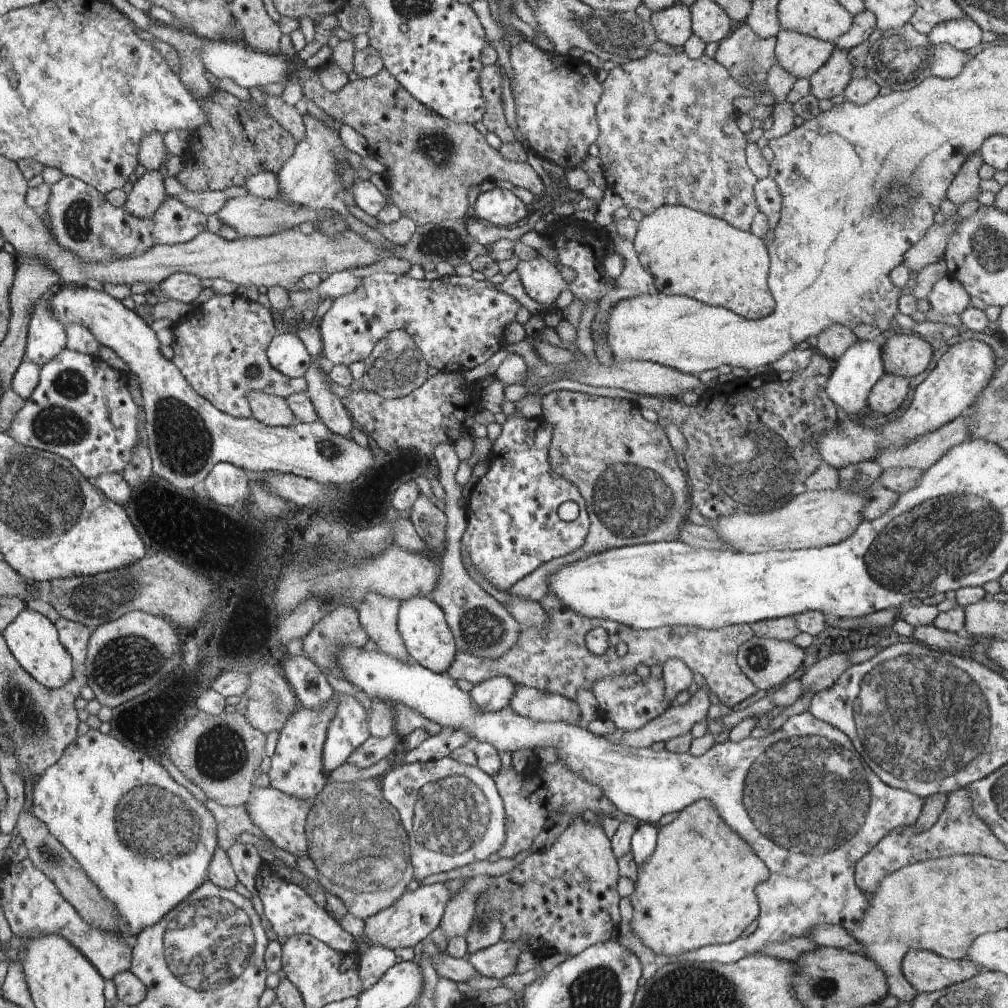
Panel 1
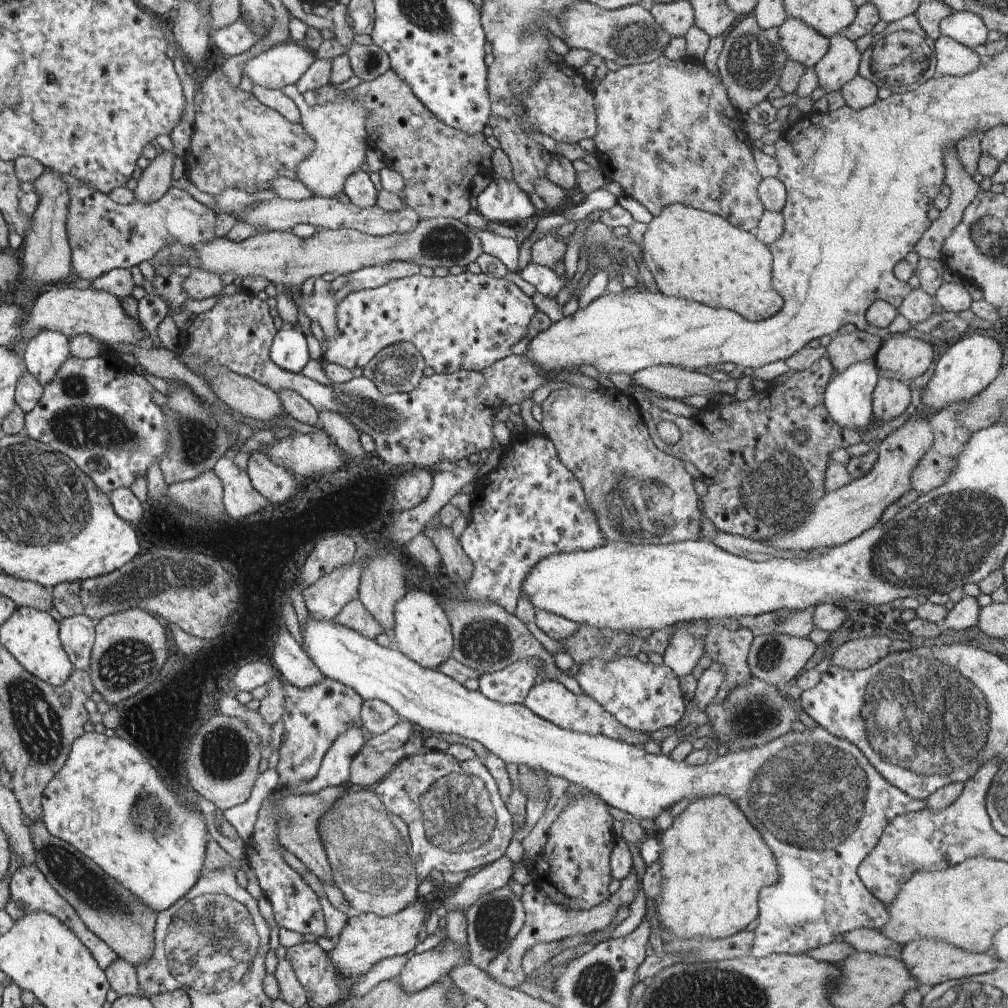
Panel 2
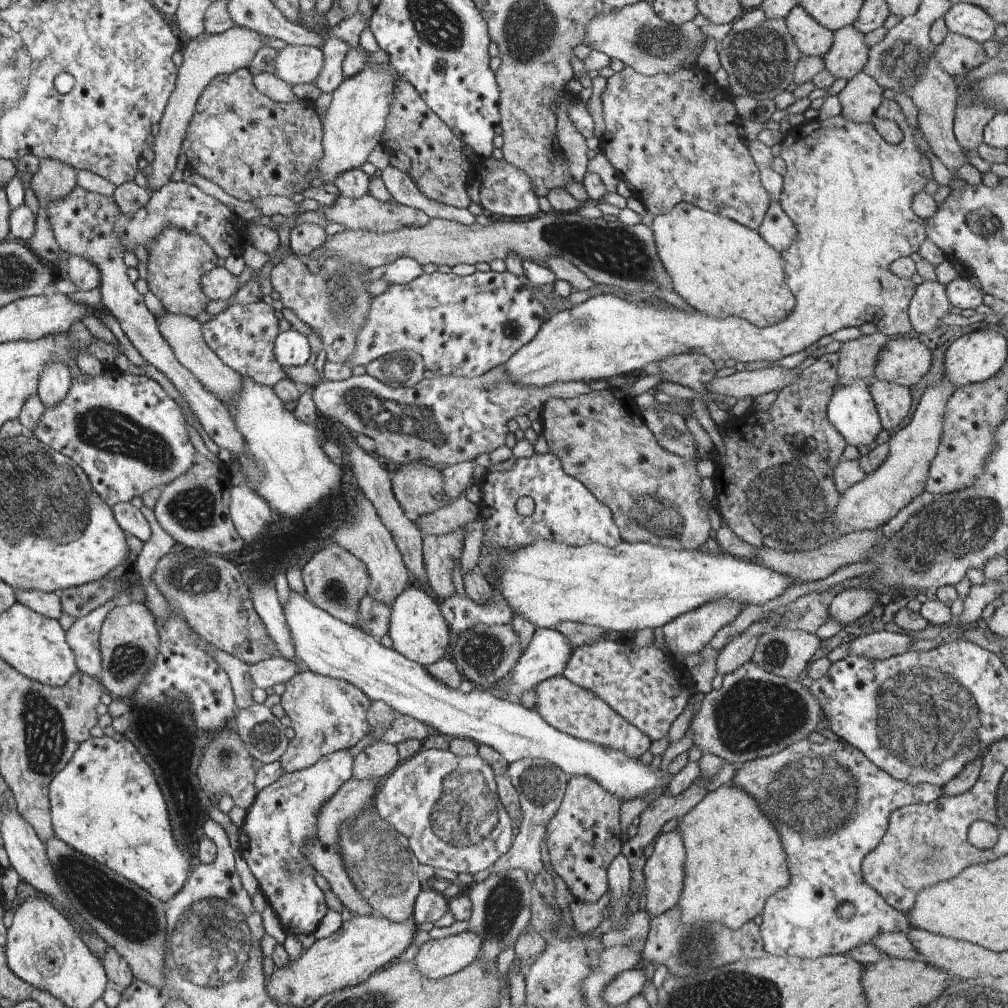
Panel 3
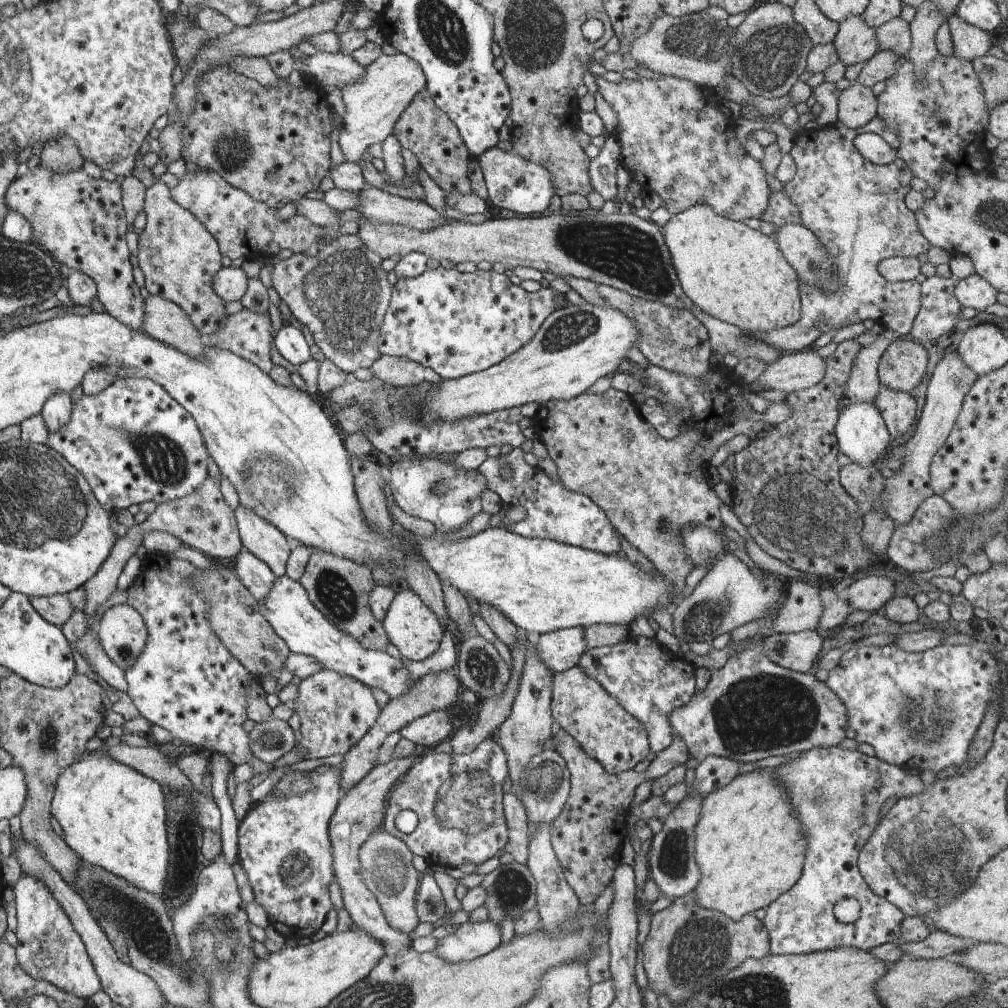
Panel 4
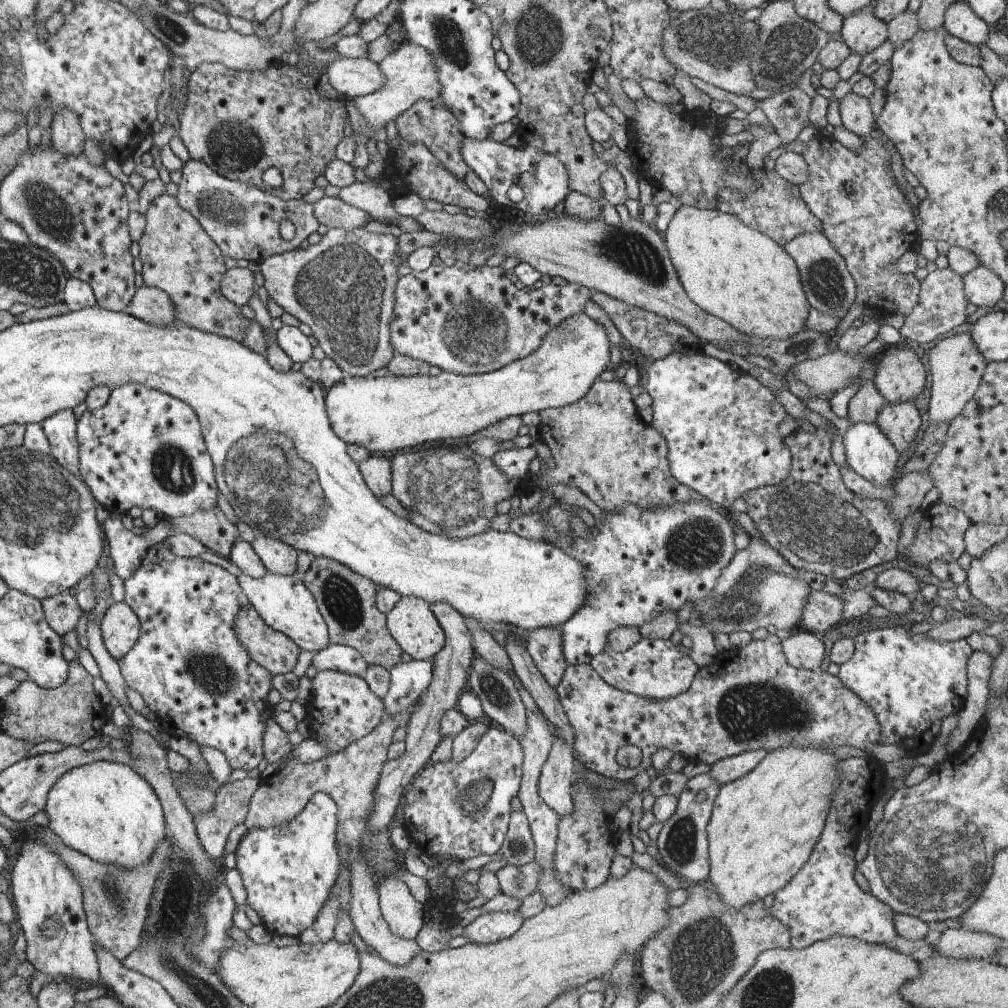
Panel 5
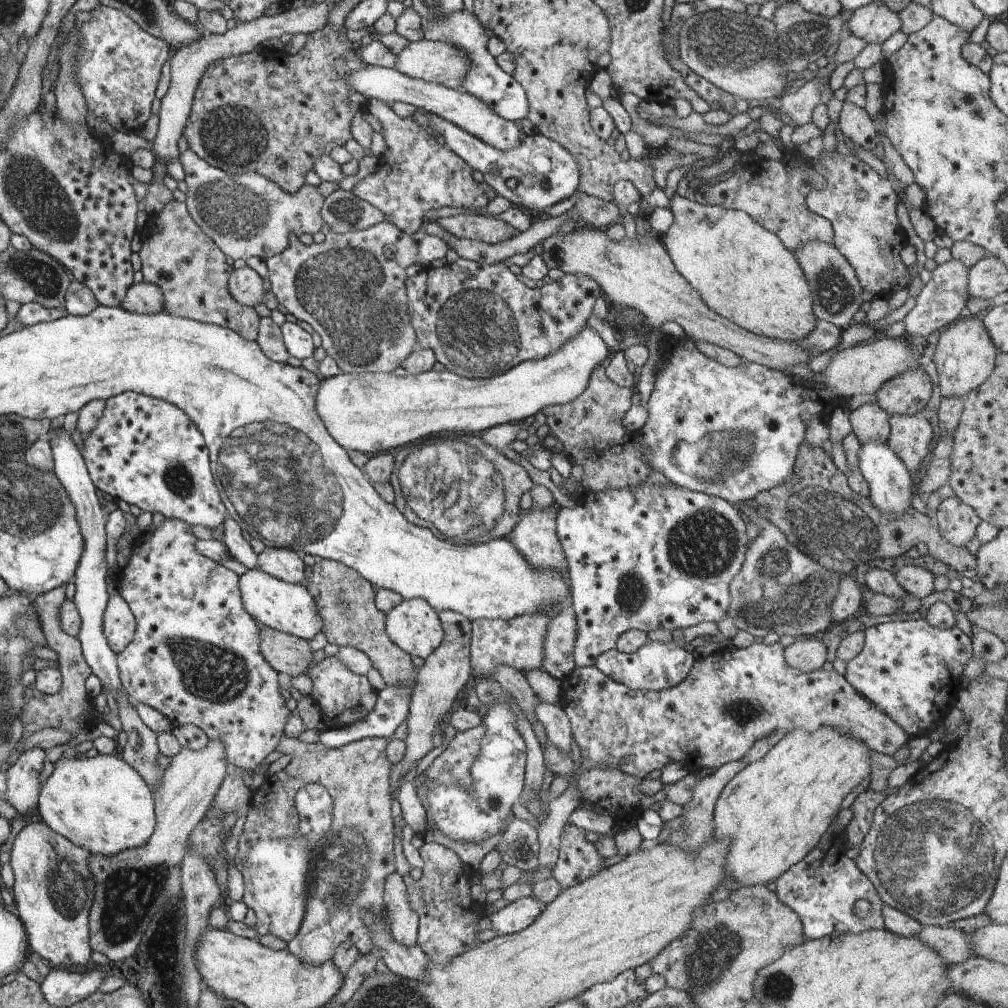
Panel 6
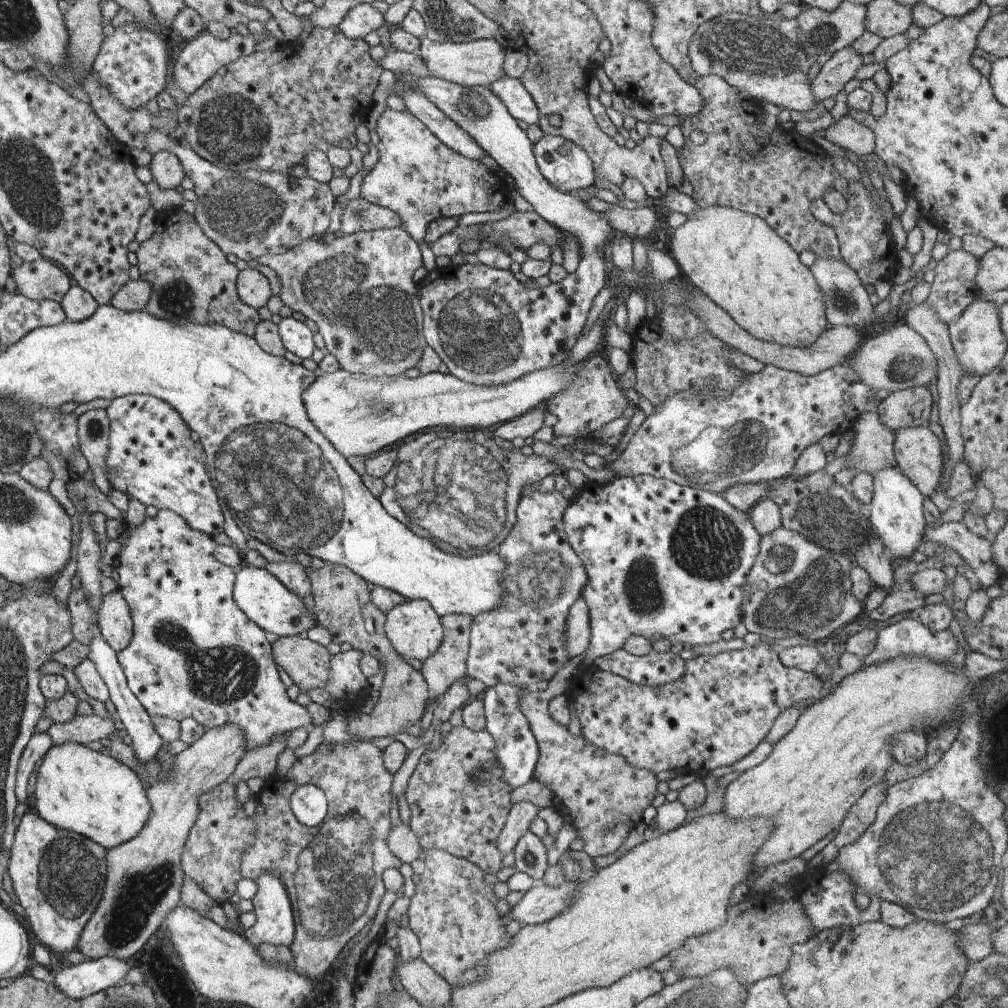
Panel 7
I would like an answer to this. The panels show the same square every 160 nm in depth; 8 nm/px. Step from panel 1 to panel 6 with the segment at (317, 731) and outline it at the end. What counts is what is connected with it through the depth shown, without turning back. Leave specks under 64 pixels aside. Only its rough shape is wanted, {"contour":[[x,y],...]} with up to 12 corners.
{"contour":[[336,656],[310,670],[328,728],[360,722],[376,692]]}

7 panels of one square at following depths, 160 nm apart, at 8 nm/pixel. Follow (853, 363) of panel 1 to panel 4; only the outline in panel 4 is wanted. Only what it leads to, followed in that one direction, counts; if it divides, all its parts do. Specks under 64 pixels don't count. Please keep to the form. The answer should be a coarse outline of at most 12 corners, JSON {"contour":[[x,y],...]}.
{"contour":[[846,403],[835,426],[839,450],[861,467],[892,439],[873,403]]}

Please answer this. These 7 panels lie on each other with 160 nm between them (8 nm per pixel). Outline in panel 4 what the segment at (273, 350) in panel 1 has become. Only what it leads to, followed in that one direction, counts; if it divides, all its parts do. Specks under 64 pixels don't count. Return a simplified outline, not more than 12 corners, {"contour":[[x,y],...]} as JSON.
{"contour":[[284,325],[273,340],[280,354],[294,366],[311,358],[306,337]]}

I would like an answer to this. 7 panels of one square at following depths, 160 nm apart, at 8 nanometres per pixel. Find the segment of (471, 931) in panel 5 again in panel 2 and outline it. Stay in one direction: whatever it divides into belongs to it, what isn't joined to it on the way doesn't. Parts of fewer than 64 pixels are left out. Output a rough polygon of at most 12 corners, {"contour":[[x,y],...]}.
{"contour":[[446,938],[402,967],[407,993],[446,979],[469,948]]}

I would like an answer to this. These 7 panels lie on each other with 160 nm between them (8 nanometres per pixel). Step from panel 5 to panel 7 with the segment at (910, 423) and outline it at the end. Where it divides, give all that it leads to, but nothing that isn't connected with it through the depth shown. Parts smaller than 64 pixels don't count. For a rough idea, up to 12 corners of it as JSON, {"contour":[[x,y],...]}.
{"contour":[[928,425],[896,432],[897,466],[924,497],[946,474]]}

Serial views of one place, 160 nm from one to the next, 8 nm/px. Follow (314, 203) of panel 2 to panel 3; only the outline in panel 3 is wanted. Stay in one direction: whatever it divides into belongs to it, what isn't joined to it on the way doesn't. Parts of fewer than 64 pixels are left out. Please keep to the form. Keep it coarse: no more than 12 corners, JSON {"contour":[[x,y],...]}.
{"contour":[[339,196],[330,223],[372,232],[423,227],[431,218],[394,199]]}

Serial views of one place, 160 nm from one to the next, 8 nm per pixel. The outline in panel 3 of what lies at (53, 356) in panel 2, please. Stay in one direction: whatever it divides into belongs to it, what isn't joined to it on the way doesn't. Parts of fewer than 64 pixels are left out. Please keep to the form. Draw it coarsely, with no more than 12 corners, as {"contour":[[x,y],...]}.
{"contour":[[49,363],[38,395],[45,408],[58,406],[70,390],[66,363]]}

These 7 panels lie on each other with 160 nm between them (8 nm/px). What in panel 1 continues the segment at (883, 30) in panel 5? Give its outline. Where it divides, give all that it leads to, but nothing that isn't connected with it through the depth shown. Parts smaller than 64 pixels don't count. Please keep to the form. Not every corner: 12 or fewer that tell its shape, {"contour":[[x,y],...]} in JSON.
{"contour":[[836,46],[809,78],[818,98],[842,94],[852,80],[849,51]]}

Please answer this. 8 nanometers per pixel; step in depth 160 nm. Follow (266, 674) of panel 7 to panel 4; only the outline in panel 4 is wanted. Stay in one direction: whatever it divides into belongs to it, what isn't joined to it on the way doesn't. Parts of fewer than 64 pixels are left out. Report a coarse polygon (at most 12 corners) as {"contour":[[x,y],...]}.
{"contour":[[157,551],[126,603],[148,638],[125,672],[142,717],[173,738],[254,756],[250,674],[189,581]]}

